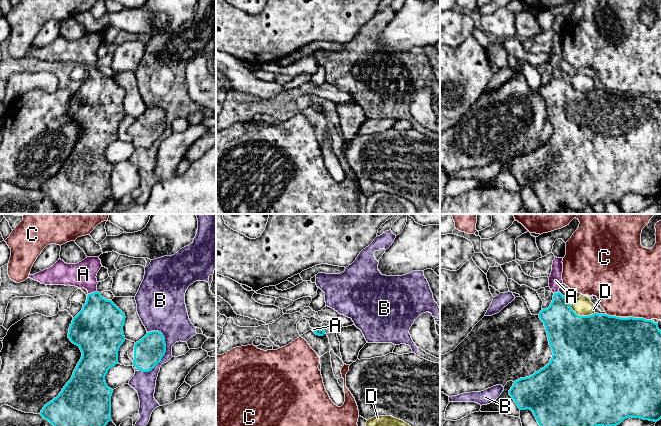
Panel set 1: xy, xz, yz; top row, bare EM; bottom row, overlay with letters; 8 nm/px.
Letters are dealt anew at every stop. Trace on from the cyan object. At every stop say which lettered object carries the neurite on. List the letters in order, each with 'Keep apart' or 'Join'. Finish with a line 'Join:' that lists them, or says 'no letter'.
A: Join
B: Keep apart
C: Keep apart
D: Keep apart
Join: A

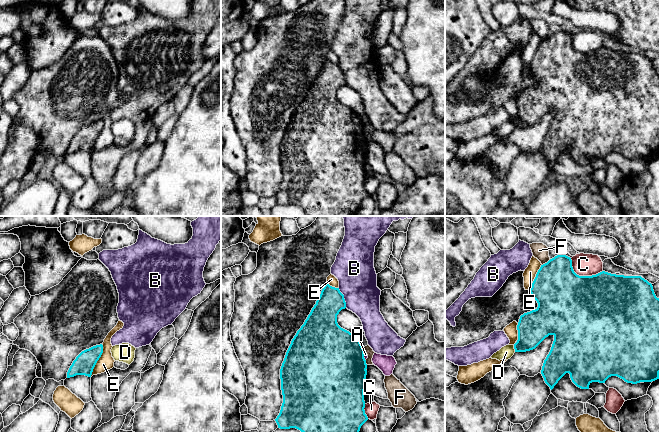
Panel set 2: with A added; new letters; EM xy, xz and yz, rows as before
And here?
A: Keep apart
B: Keep apart
C: Keep apart
D: Keep apart
E: Keep apart
F: Keep apart
Join: no letter

